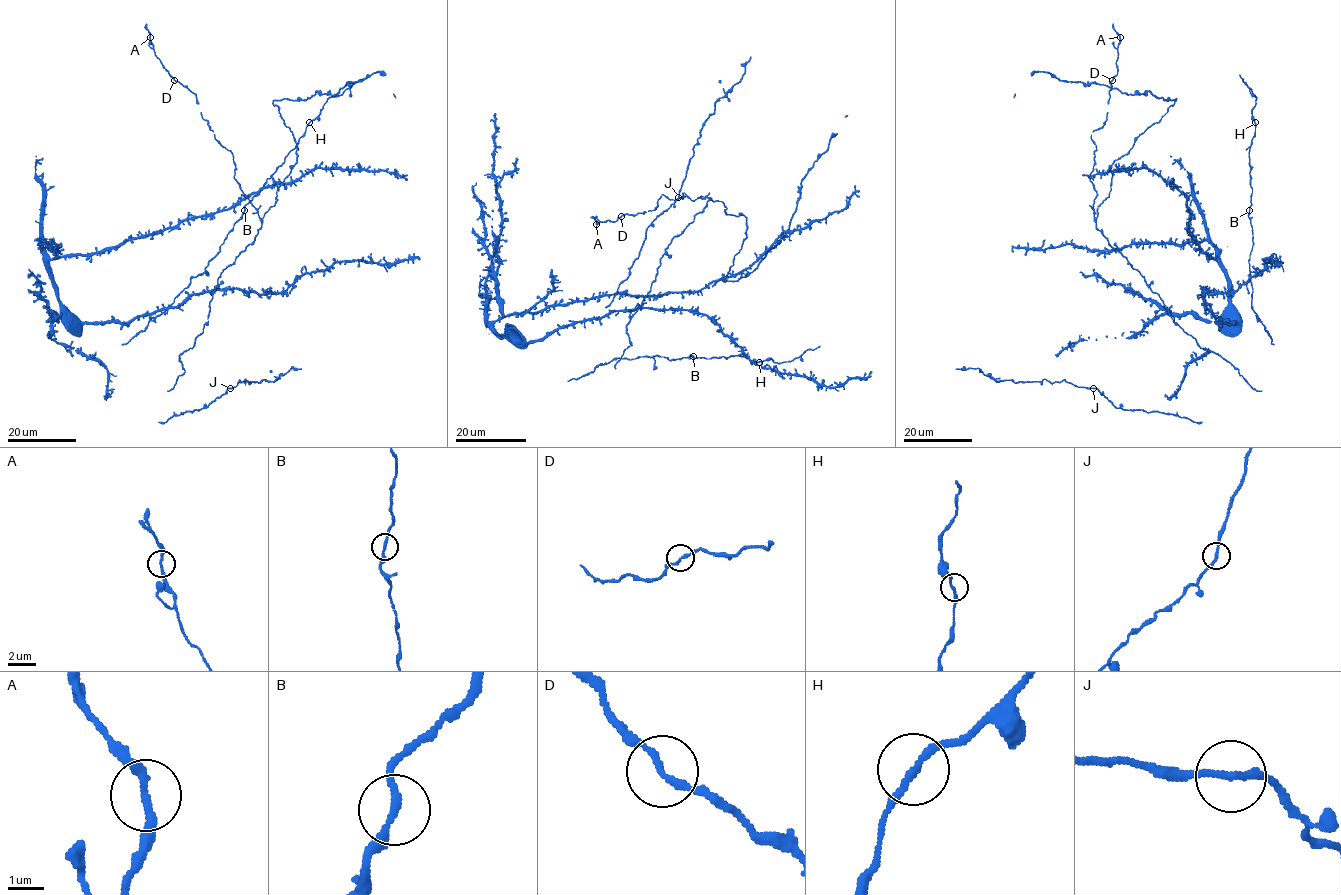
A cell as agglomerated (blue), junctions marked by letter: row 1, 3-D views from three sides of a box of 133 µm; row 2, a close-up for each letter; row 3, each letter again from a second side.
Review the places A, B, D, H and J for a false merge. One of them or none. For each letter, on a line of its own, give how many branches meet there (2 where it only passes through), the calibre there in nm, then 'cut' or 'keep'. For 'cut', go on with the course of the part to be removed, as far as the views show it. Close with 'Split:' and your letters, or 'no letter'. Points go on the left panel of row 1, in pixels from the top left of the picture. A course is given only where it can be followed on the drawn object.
A: branches 2; calibre 200 nm; keep
B: branches 2; calibre 200 nm; keep
D: branches 2; calibre 190 nm; keep
H: branches 2; calibre 200 nm; keep
J: branches 2; calibre 200 nm; keep
Split: no letter

